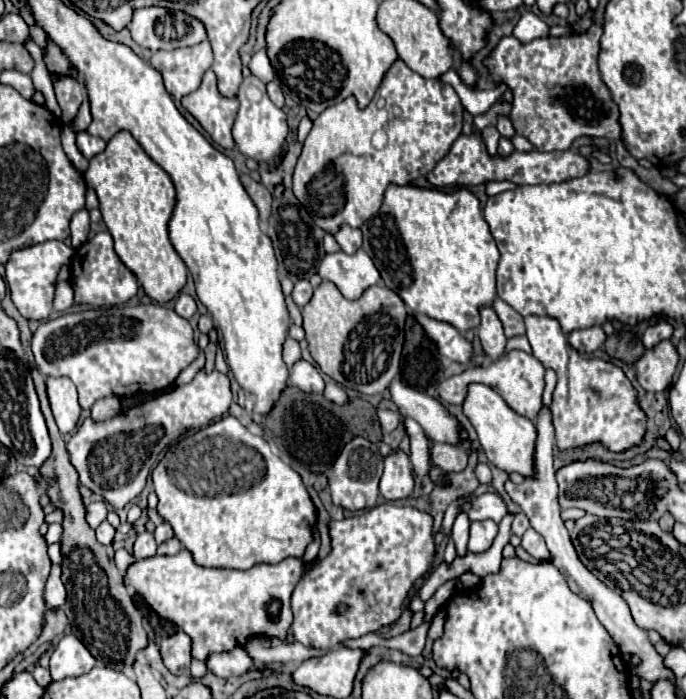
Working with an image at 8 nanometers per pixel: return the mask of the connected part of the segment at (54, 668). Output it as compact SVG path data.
M64 636L56 646L50 658L50 674L52 680L62 680L68 676L82 676L92 670L94 656L86 650L86 646L76 636Z

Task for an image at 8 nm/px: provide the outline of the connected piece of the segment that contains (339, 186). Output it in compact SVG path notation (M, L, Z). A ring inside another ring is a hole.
M398 58L388 68L378 92L374 94L374 100L366 108L358 108L354 96L348 96L346 100L326 108L312 122L312 130L302 146L302 154L294 170L294 196L310 212L314 224L330 234L334 234L340 224L360 228L364 220L380 210L384 192L390 184L404 186L420 176L426 176L438 164L438 160L448 154L454 140L462 134L462 114L464 106L450 84L422 78ZM378 130L386 132L386 146L380 150L372 146L372 136Z

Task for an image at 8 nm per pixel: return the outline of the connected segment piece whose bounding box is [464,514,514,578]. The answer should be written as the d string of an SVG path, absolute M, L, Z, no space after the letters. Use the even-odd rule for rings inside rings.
M508 514L498 526L498 536L492 544L490 550L482 552L482 554L472 554L468 552L466 554L466 560L464 560L464 566L470 568L476 576L488 576L488 574L494 574L494 572L500 572L500 562L502 562L502 550L504 546L508 544L508 524L512 522L512 516L514 514Z

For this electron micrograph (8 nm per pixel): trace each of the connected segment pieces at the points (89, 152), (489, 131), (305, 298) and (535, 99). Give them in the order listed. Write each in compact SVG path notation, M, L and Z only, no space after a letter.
M80 132L80 134L76 134L76 146L78 146L80 154L90 160L92 156L100 154L106 148L106 142L102 138L90 136L88 132Z
M492 126L492 128L484 128L484 130L482 130L482 136L484 136L484 142L486 142L486 146L488 146L488 152L494 154L496 148L498 148L498 138L500 138L498 130L496 130L494 126Z
M298 280L296 286L294 286L294 292L292 292L292 298L294 298L294 302L300 308L306 306L310 302L310 298L312 298L312 286L310 286L310 282L308 280Z
M592 24L584 34L570 34L560 38L546 36L546 38L532 40L530 44L520 44L514 36L504 36L496 44L496 48L484 58L484 66L488 68L492 82L506 84L506 88L512 90L514 94L510 120L516 134L530 140L536 150L542 150L542 152L568 150L572 142L580 136L608 138L608 140L622 138L618 106L614 104L610 90L602 82L600 70L598 70L600 36L602 36L602 26L598 24Z

